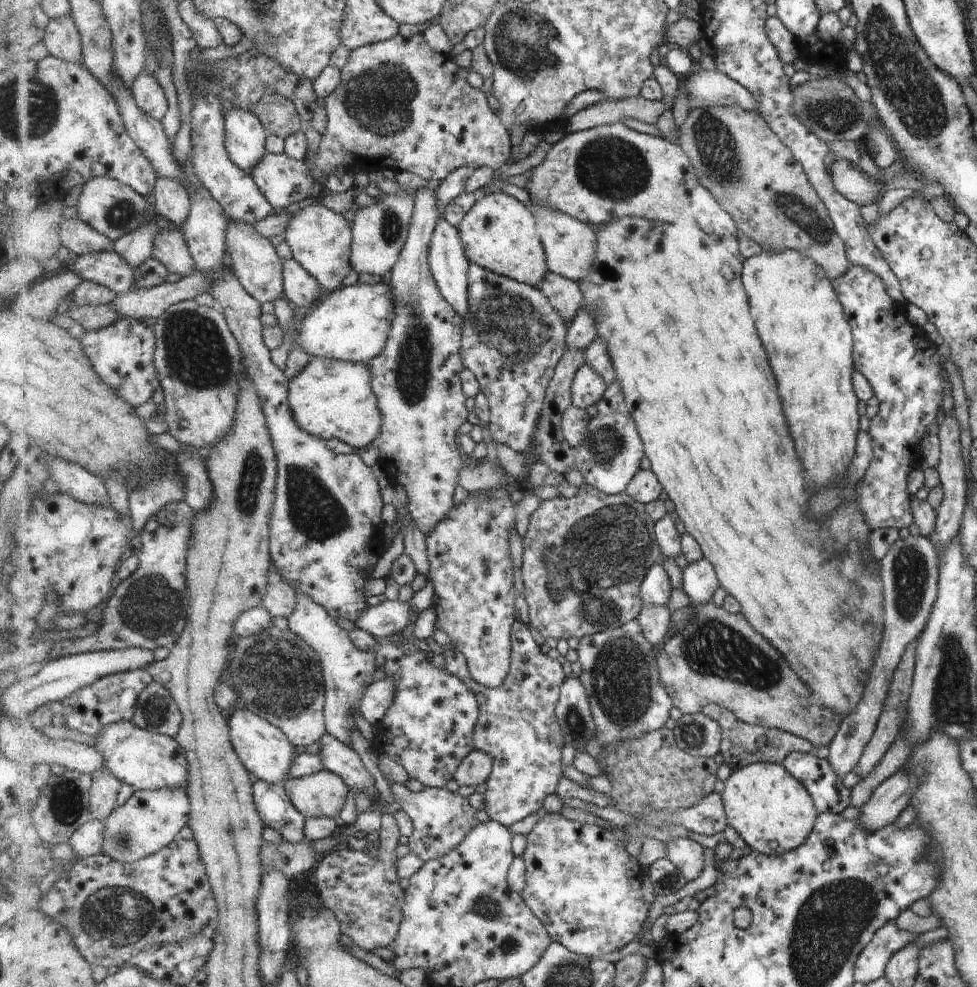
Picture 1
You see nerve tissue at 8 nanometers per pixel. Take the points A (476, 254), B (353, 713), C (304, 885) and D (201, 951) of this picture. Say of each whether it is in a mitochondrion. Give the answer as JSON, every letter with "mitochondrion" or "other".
{"A":"other","B":"other","C":"other","D":"other"}

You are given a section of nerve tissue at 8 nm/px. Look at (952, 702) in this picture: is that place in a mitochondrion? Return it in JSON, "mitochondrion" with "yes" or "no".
{"mitochondrion":"yes"}

